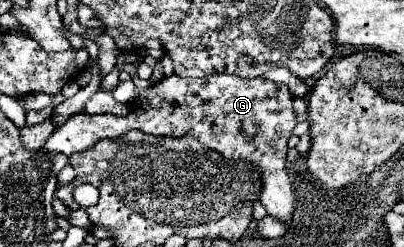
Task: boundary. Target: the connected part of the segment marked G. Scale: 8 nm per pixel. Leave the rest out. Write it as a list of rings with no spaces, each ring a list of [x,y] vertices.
[[[177,75],[165,77],[159,83],[155,83],[151,89],[141,93],[133,103],[131,103],[131,113],[127,117],[115,117],[115,115],[87,115],[87,113],[77,113],[73,115],[67,123],[57,127],[45,141],[43,149],[49,153],[61,153],[71,157],[73,153],[85,151],[89,145],[97,143],[99,139],[105,137],[119,137],[131,129],[139,129],[143,133],[151,135],[167,135],[167,137],[181,137],[183,133],[195,135],[203,145],[209,149],[219,151],[221,155],[227,155],[231,159],[247,159],[257,169],[263,173],[263,191],[261,191],[261,203],[267,209],[267,215],[285,223],[287,227],[293,227],[293,189],[291,181],[287,177],[287,139],[293,133],[293,127],[297,125],[295,121],[295,111],[291,105],[291,93],[283,83],[267,81],[263,77],[249,79],[245,83],[243,79],[233,79],[233,75],[213,75],[205,79],[181,79]]]

